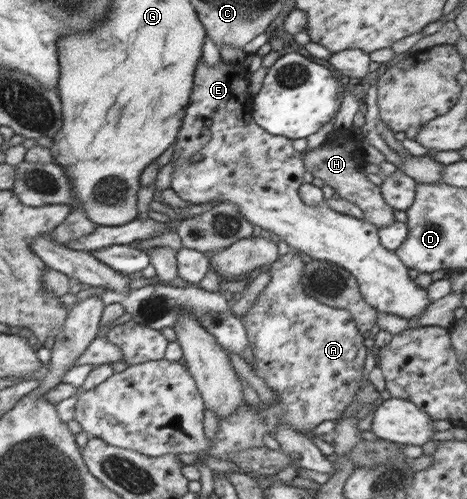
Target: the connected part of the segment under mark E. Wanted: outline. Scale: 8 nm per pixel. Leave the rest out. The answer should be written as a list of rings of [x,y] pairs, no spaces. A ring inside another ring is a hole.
[[[220,58],[217,67],[207,66],[201,61],[197,63],[193,75],[193,91],[189,93],[183,125],[179,126],[171,156],[175,159],[175,170],[171,174],[170,188],[182,200],[191,204],[199,205],[208,201],[215,201],[215,204],[232,203],[257,233],[271,232],[284,241],[290,250],[300,251],[315,260],[334,263],[352,274],[357,279],[358,289],[368,305],[374,306],[380,312],[402,317],[406,321],[418,317],[430,305],[427,292],[407,276],[407,267],[403,261],[393,251],[383,247],[378,238],[377,228],[359,218],[337,213],[324,204],[307,206],[302,202],[298,196],[298,189],[303,181],[301,175],[305,163],[301,163],[301,155],[293,151],[291,138],[269,134],[251,119],[250,74],[249,70],[237,61],[224,61]],[[196,153],[199,154],[199,159],[191,159]]]

